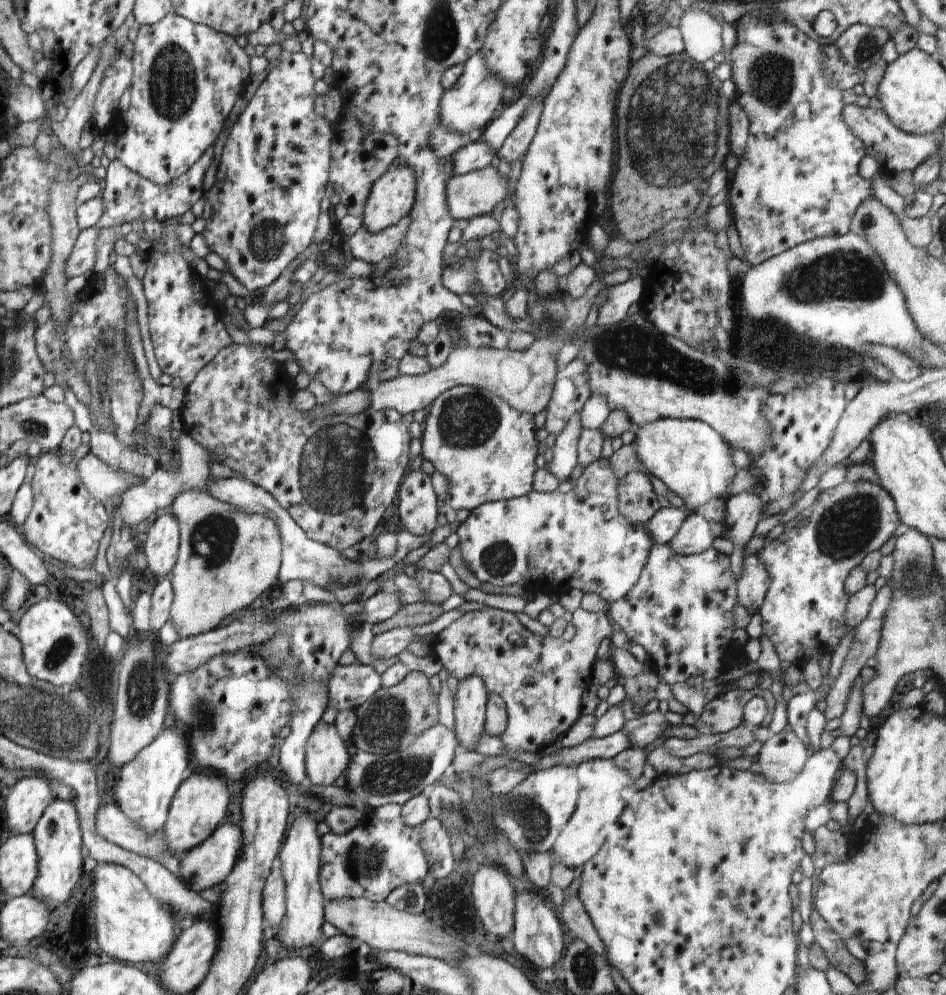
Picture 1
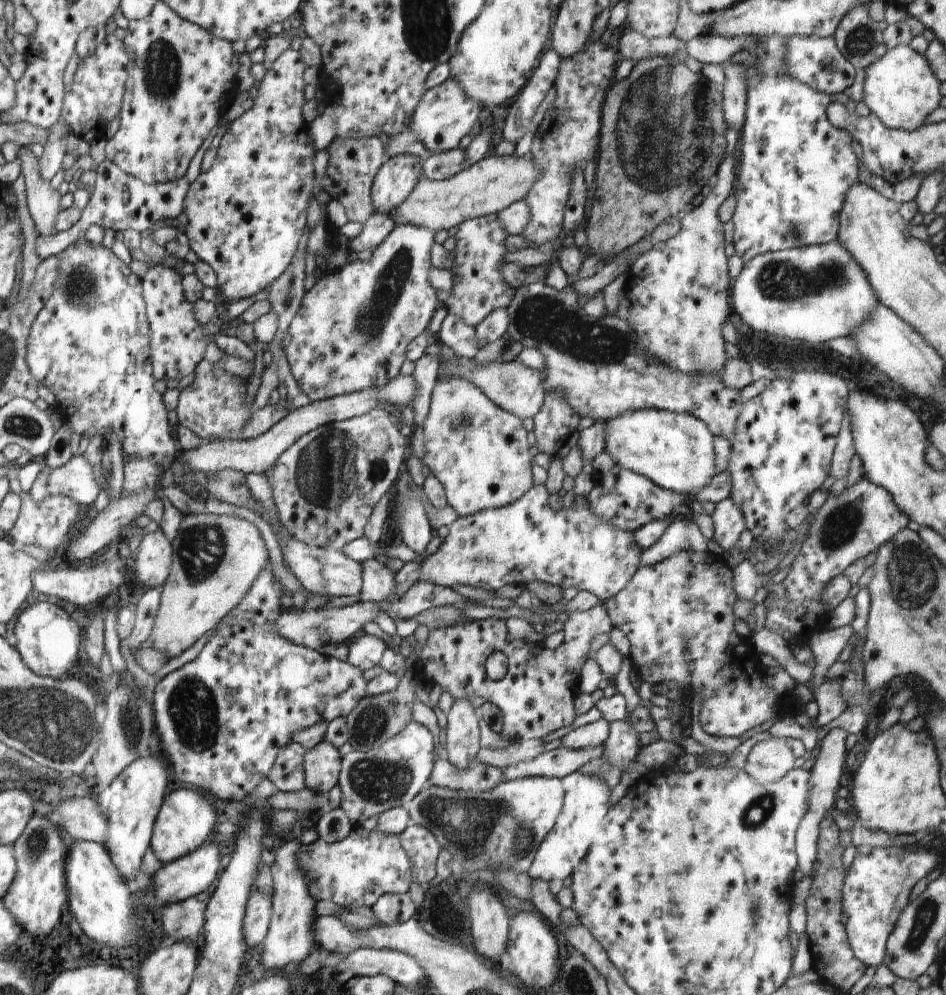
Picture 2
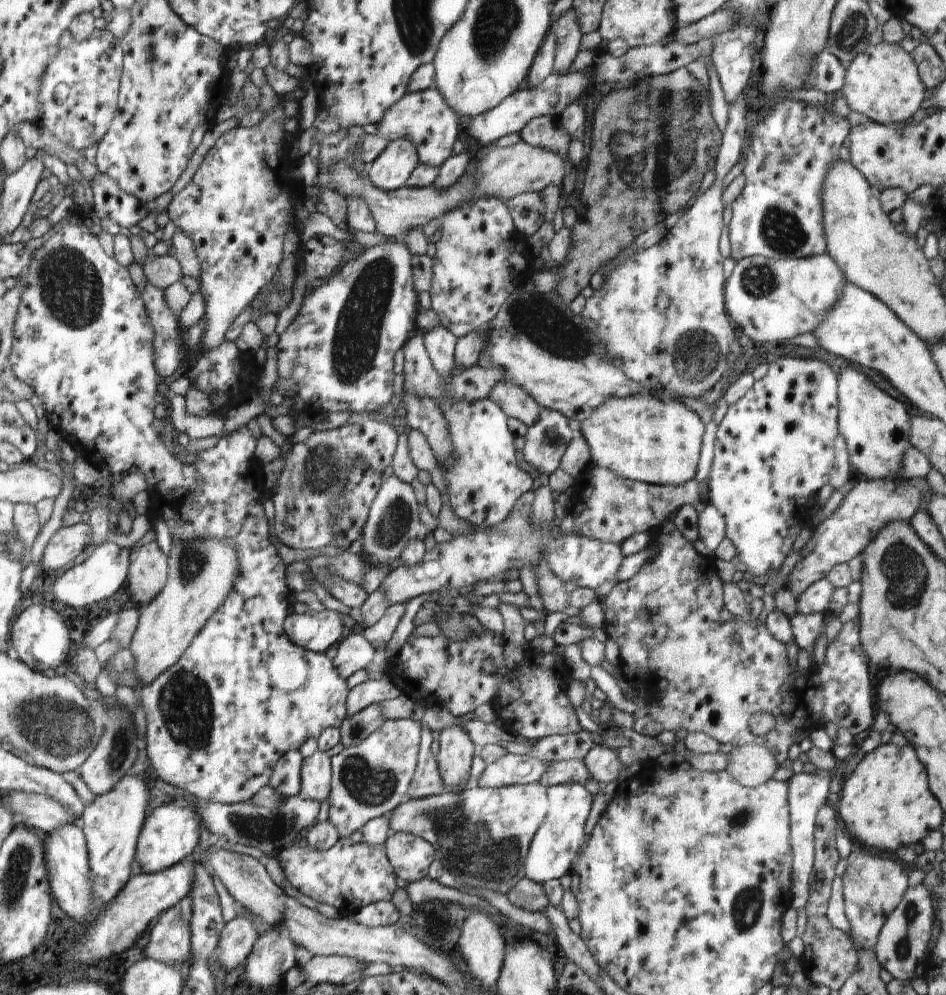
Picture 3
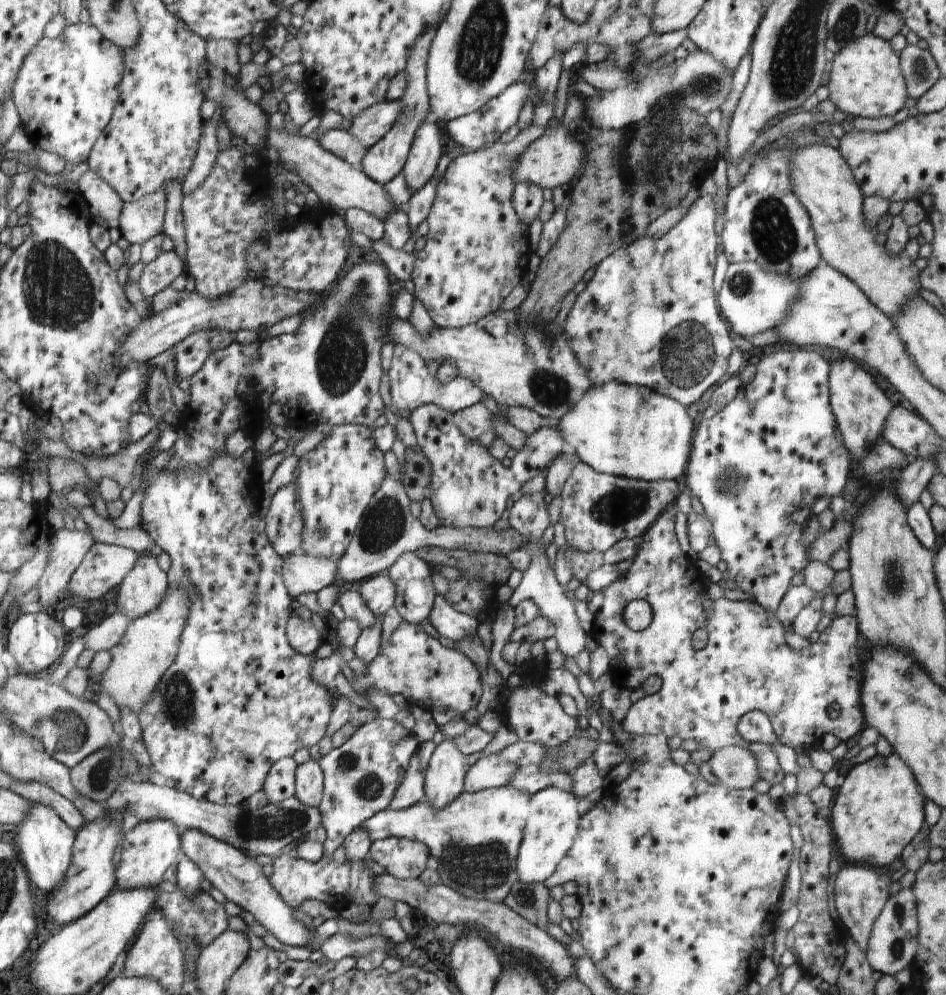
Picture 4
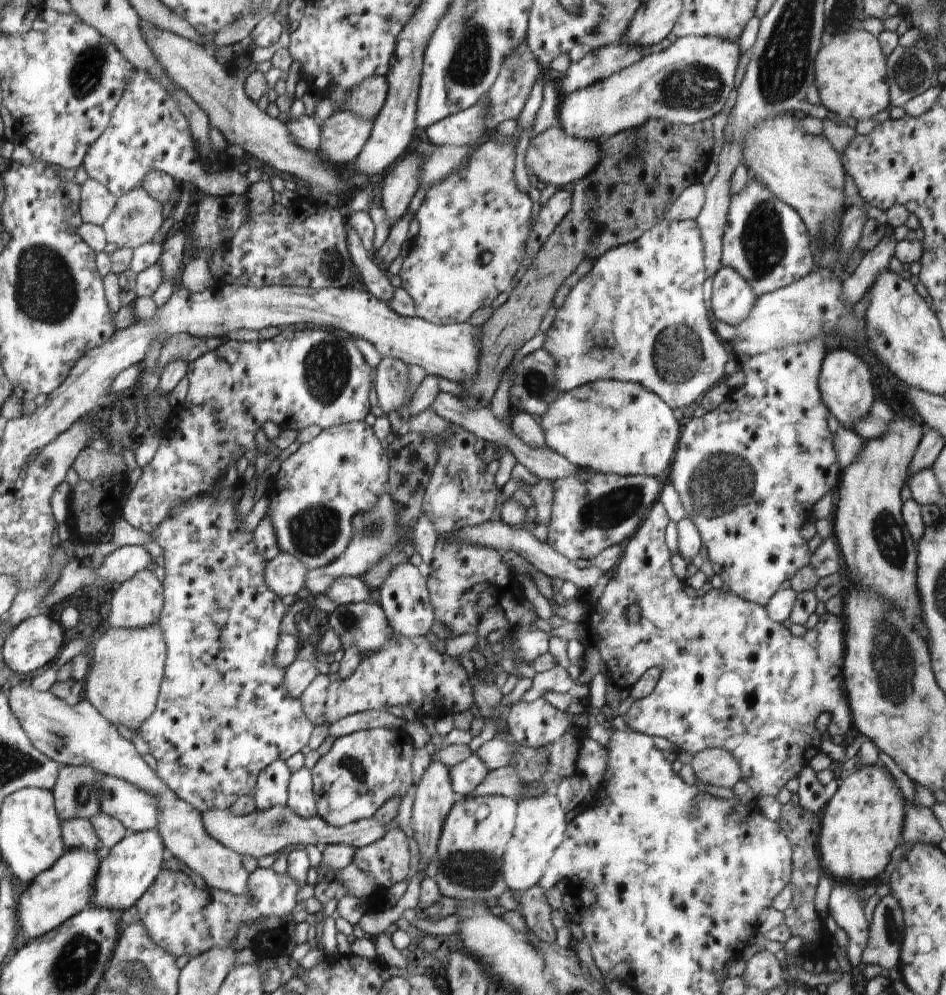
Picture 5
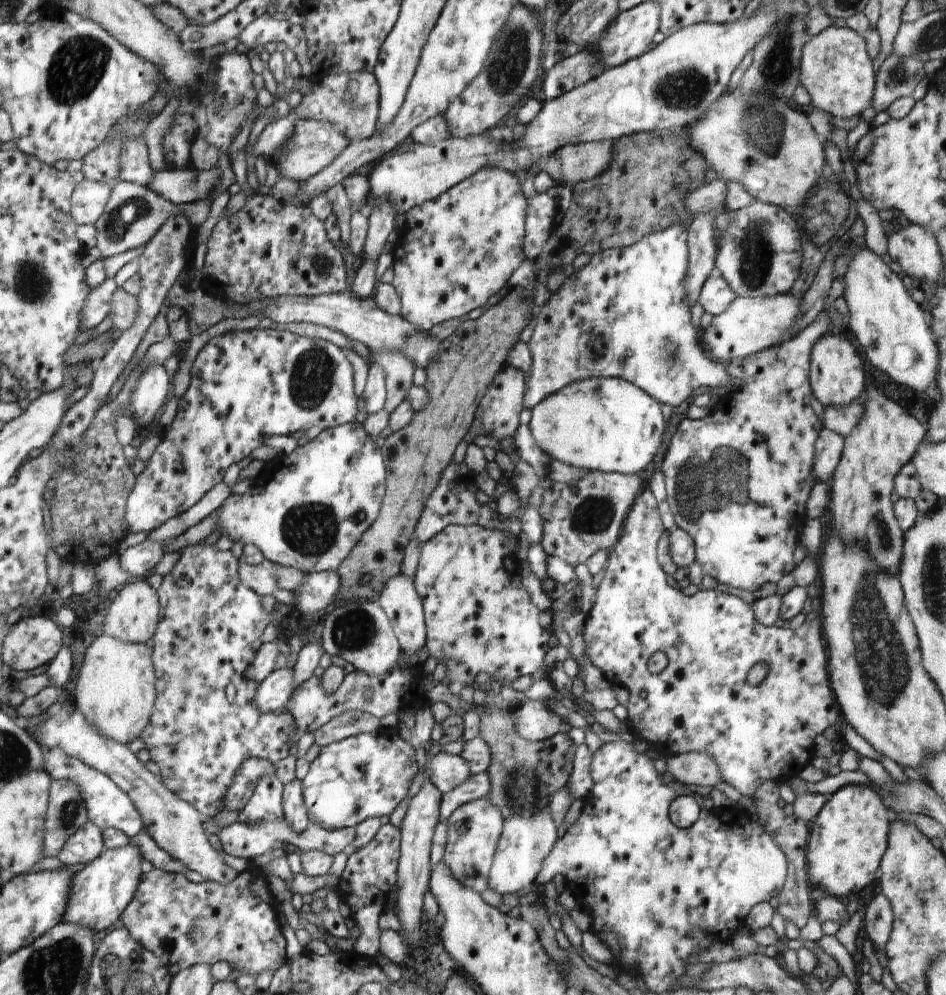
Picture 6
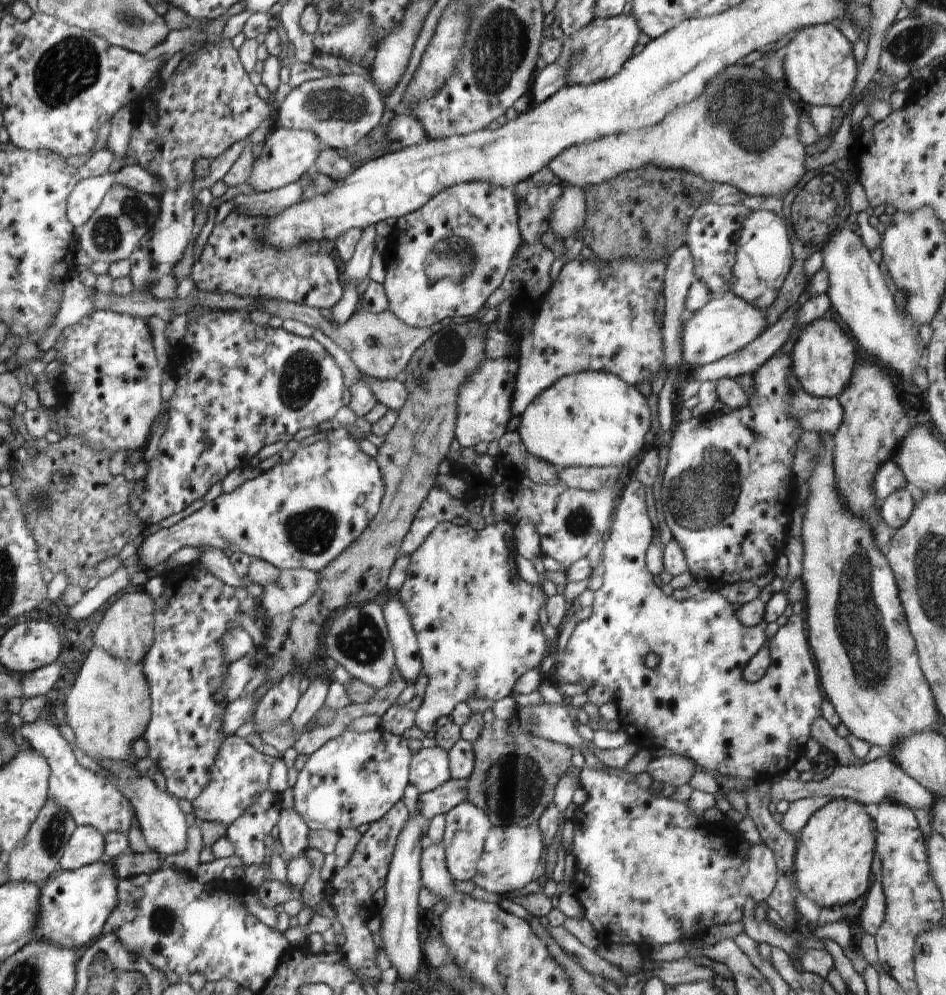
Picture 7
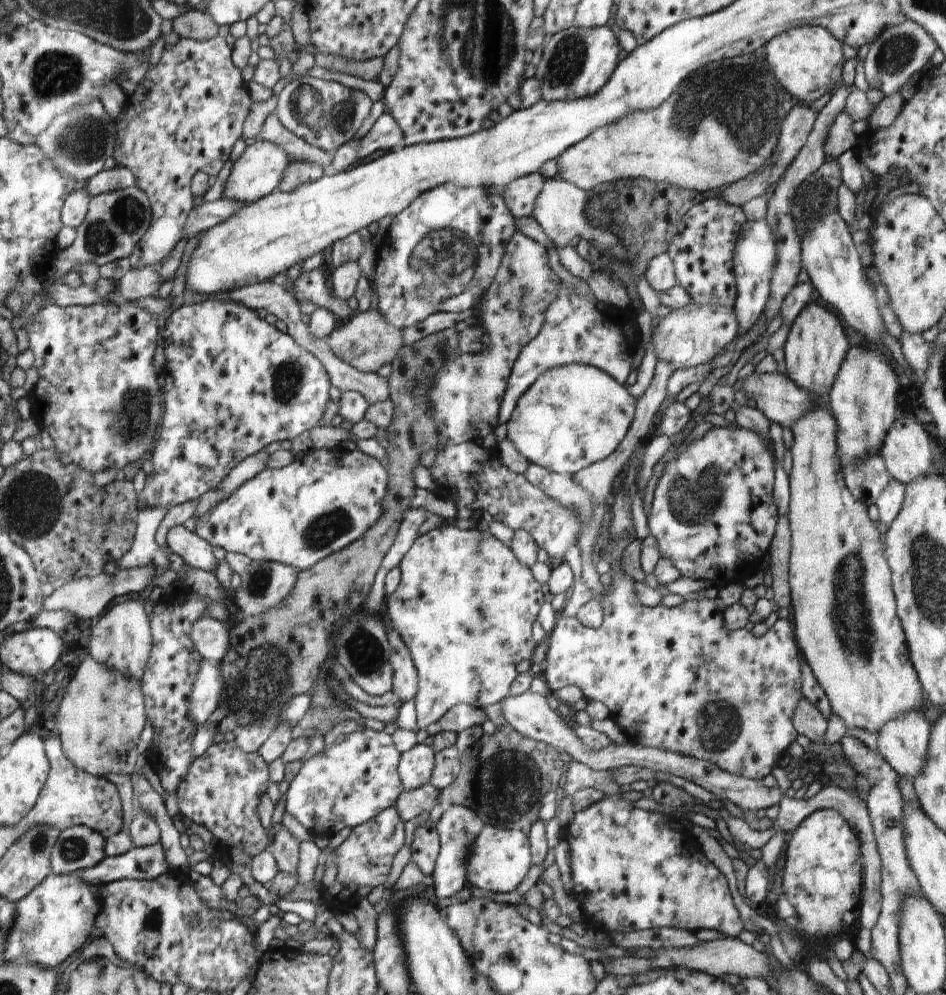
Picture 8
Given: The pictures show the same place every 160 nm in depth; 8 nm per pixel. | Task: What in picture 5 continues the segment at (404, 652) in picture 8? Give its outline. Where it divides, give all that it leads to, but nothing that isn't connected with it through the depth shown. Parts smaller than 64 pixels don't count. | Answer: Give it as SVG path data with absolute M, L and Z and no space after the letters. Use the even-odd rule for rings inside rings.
M402 563L395 566L375 593L375 601L386 615L394 632L413 639L428 634L433 627L434 611L429 597L427 580L420 574L417 566Z

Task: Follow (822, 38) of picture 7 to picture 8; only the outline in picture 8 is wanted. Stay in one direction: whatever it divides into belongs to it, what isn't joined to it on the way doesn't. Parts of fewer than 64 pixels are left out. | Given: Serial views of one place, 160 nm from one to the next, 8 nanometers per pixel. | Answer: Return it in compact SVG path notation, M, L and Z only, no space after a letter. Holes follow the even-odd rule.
M818 25L790 27L772 37L764 48L764 60L772 67L778 82L802 102L811 105L824 93L840 84L845 63L840 41L824 27Z

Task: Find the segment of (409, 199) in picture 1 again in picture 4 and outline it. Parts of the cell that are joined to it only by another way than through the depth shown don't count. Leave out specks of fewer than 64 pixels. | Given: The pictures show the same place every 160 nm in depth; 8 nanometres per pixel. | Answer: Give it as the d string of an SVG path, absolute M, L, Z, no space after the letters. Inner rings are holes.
M430 25L423 32L424 38L420 38L420 42L416 42L416 54L412 54L412 66L408 66L408 70L403 70L406 75L405 89L399 98L403 113L400 113L399 119L396 119L395 123L392 124L390 132L386 133L380 141L376 141L374 145L371 145L362 159L366 176L369 176L382 186L403 172L407 158L410 156L411 149L414 146L419 126L423 124L424 119L430 112L426 80L427 58L437 28L438 25Z

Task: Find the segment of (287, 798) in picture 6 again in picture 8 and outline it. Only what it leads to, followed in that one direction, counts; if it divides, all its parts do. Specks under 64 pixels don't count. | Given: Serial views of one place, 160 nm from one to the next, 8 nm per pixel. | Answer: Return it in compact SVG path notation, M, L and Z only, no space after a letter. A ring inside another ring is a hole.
M280 825L280 828L275 826L274 830L276 832L274 832L270 850L278 865L278 870L287 875L296 875L299 866L300 843L292 837L292 834L284 826Z

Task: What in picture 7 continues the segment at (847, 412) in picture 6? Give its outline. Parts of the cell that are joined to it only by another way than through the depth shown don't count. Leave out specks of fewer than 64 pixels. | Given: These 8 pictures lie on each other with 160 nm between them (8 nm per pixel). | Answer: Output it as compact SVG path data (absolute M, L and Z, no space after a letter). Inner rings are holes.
M790 388L791 397L788 404L791 407L791 414L799 422L804 431L817 432L819 434L831 434L834 436L843 421L843 406L837 398L815 397L803 389L793 390Z

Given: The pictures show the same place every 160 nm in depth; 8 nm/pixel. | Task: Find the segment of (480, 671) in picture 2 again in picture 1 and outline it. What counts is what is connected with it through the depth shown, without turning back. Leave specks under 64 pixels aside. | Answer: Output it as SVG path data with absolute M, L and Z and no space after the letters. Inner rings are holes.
M487 607L465 613L434 636L432 653L446 668L449 676L454 676L458 682L472 675L479 676L488 694L496 693L502 697L508 720L501 739L508 747L504 755L510 759L520 762L518 753L538 754L542 746L562 740L570 727L582 716L582 694L593 682L596 655L602 640L613 633L612 622L605 611L591 613L579 607L572 613L571 626L575 628L572 640L552 637L549 633L542 636L526 629L515 614Z

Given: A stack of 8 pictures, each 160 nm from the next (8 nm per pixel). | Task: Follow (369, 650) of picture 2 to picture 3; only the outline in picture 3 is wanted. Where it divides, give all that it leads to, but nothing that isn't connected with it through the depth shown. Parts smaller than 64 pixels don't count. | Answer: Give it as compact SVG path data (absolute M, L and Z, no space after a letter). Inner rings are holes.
M356 629L340 640L336 646L337 654L333 662L335 670L344 679L352 676L357 670L371 666L370 661L376 650Z

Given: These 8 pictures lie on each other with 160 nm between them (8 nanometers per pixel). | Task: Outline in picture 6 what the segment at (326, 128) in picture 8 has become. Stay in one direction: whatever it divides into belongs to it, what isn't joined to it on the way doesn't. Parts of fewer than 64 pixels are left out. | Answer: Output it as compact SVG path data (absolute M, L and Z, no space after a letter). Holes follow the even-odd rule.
M371 72L328 74L320 81L306 82L303 89L303 101L293 112L298 119L332 123L351 141L370 138L377 131L380 93L378 81Z

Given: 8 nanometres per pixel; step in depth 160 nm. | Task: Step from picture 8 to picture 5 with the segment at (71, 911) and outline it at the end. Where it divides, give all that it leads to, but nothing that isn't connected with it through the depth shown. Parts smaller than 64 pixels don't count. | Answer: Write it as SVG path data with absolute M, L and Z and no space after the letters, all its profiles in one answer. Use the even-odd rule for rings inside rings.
M127 829L125 837L113 846L108 856L100 862L92 904L122 912L136 905L163 870L164 849L166 846L158 830L134 832Z

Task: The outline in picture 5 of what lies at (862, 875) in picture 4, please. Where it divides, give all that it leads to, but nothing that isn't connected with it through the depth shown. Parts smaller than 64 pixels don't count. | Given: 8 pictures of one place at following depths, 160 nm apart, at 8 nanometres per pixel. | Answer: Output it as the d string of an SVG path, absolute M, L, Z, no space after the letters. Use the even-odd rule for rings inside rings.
M834 881L828 902L828 916L832 916L836 921L837 926L840 926L848 935L849 943L846 950L847 967L858 966L861 962L861 954L866 948L869 937L868 923L864 917L864 906L866 901L860 901L858 898L858 891L862 888L854 888L848 882Z

